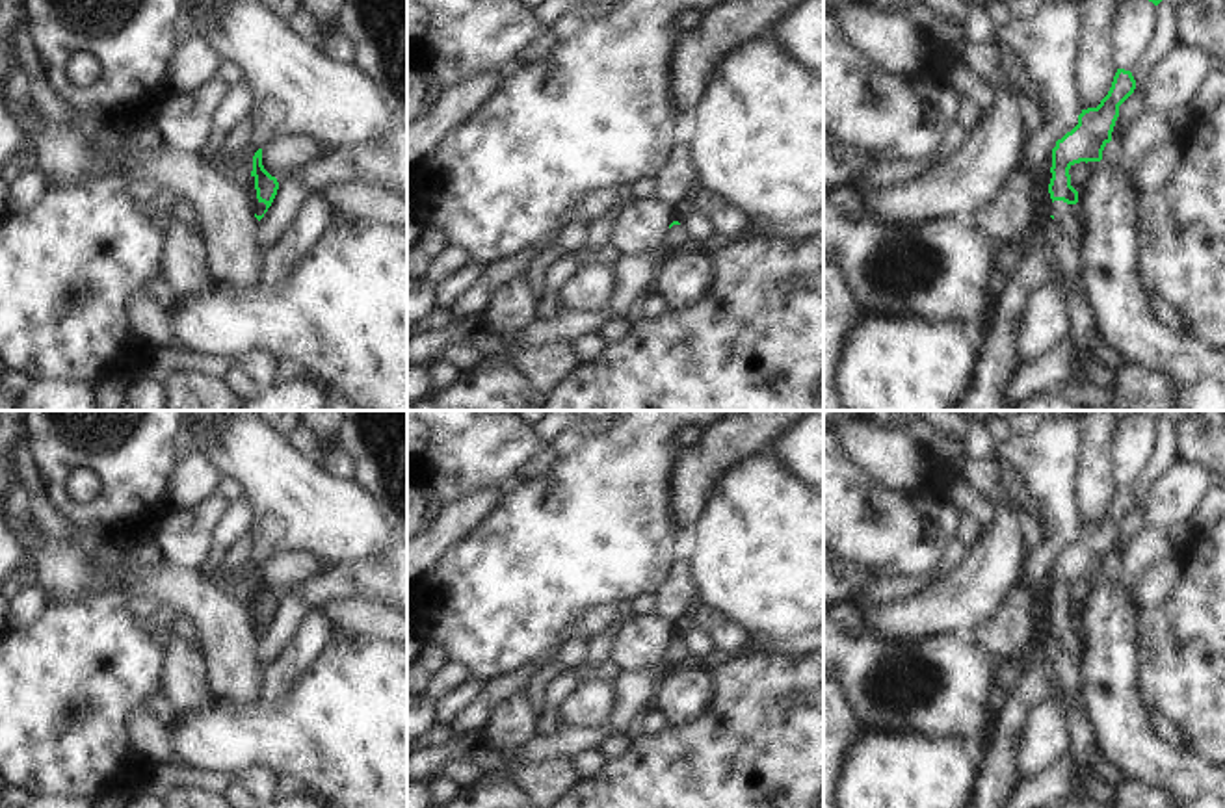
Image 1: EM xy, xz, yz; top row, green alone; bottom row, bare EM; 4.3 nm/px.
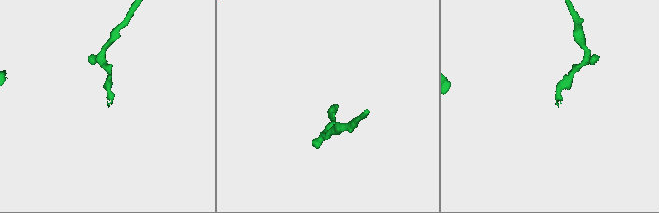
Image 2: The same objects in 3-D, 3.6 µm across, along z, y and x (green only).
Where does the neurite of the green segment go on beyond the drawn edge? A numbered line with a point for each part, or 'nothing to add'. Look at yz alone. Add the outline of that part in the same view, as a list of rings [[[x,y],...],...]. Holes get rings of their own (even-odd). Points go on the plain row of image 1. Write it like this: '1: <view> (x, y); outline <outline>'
1: yz (1067, 632); outline [[[1054,617],[1052,619],[1052,632],[1063,643],[1069,656],[1076,663],[1080,663],[1084,659],[1086,648],[1084,648],[1080,628],[1078,628],[1078,620],[1067,620],[1063,617]]]

